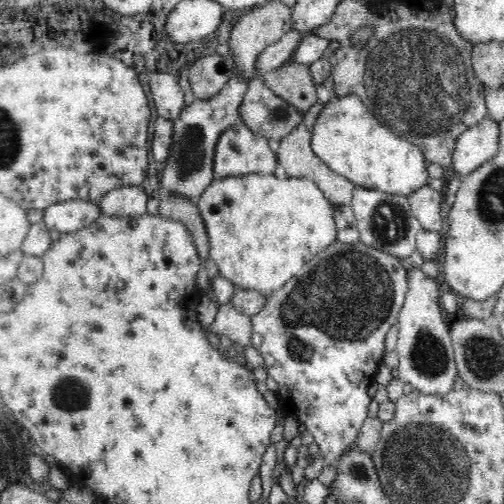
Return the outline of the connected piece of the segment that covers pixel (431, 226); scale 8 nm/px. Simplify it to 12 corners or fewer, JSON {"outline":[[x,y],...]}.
{"outline":[[424,185],[407,197],[421,228],[443,233],[444,193]]}

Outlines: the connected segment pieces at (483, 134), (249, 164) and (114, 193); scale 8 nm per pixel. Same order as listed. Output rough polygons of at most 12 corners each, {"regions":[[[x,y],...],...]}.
{"regions":[[[488,116],[458,136],[449,176],[470,174],[497,153]],[[229,126],[214,148],[216,178],[272,174],[268,140]],[[123,186],[98,202],[108,216],[142,216],[148,197]]]}

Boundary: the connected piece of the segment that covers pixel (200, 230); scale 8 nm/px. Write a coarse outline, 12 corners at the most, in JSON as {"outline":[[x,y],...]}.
{"outline":[[159,196],[158,215],[181,222],[202,261],[208,235],[195,201]]}

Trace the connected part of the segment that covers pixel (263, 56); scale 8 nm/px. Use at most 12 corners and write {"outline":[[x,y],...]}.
{"outline":[[292,29],[267,46],[256,62],[258,76],[295,54],[303,34]]}

